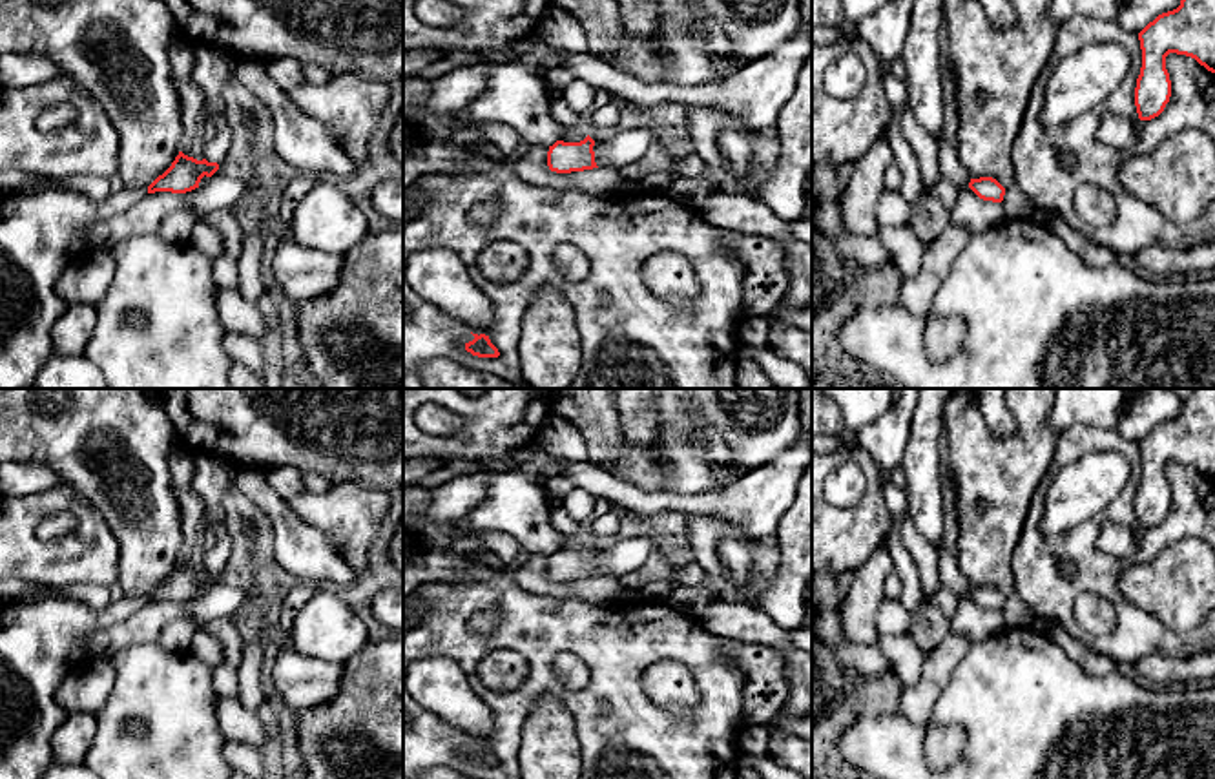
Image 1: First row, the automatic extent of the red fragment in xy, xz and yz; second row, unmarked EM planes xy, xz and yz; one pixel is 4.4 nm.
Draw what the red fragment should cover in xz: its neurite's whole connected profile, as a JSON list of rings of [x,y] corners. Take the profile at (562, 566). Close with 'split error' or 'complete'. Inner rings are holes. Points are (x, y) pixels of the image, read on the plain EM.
[[[587,544],[580,551],[556,549],[549,555],[547,575],[556,582],[571,582],[598,576],[593,560],[595,549]]]; complete

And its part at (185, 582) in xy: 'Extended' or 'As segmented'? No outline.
As segmented

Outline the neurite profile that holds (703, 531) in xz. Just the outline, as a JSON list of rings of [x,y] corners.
[[[688,516],[688,538],[699,567],[706,573],[701,586],[675,586],[668,604],[677,611],[699,615],[721,597],[728,580],[719,558],[719,540],[726,529],[722,520],[711,516]]]

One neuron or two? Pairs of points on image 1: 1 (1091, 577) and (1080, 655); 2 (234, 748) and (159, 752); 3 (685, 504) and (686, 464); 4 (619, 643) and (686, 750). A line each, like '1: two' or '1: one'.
1: two
2: two
3: two
4: one

